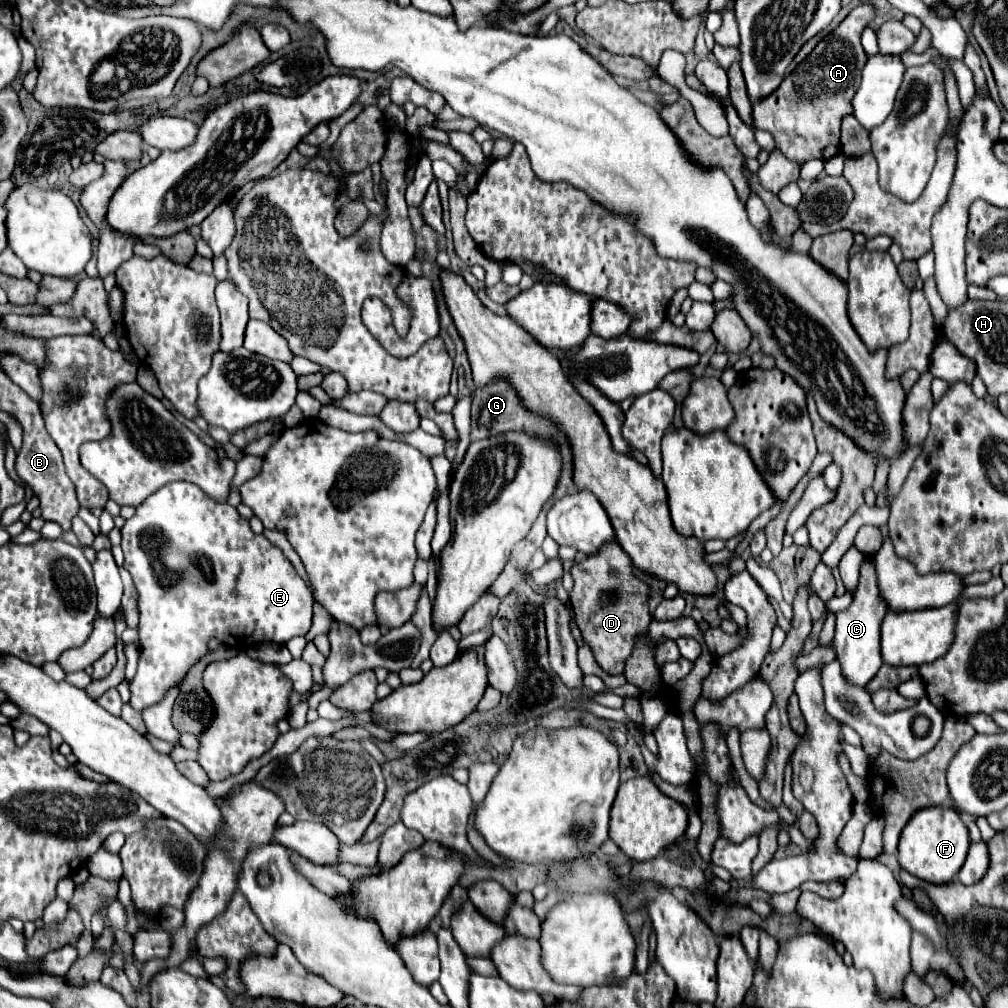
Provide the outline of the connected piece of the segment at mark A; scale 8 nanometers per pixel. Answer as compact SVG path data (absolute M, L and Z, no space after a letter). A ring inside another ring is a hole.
M858 5L830 35L826 35L816 49L794 69L792 75L788 75L782 85L766 99L762 99L760 103L754 105L754 123L756 129L764 129L768 133L772 133L776 147L792 161L804 165L806 161L812 159L832 159L832 151L834 155L840 153L840 123L846 115L852 115L852 95L858 91L860 87L860 75L866 63L866 53L860 45L860 33L862 29L874 19L874 9L870 5Z

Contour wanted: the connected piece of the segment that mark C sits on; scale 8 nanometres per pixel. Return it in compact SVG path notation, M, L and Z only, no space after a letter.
M866 557L860 567L860 585L854 593L854 601L848 609L836 613L836 637L832 647L836 649L838 661L842 665L844 677L854 685L866 685L880 669L880 623L888 611L884 599L880 599L880 589L876 583L874 557Z

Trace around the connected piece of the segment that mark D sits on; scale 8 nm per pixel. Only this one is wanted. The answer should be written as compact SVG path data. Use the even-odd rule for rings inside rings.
M608 543L608 547L602 547L596 551L596 555L590 555L584 561L574 563L570 569L574 577L574 589L570 593L570 601L574 607L574 615L584 639L584 645L590 647L596 663L610 675L622 675L626 659L632 653L634 637L644 633L650 625L648 615L648 587L640 579L632 575L632 561L628 555L614 543ZM616 589L618 601L616 603L604 603L604 591Z

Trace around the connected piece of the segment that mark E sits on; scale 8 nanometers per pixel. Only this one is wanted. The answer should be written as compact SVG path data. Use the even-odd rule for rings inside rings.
M178 481L178 483L168 483L164 485L160 491L156 491L154 495L150 495L138 509L136 509L136 515L132 519L126 521L126 525L122 527L122 551L124 551L124 569L132 575L134 579L134 585L138 589L138 611L140 611L140 625L138 625L138 631L140 631L140 659L138 659L138 673L134 675L134 679L130 681L130 705L142 713L144 709L160 703L160 699L164 699L164 695L168 693L168 689L176 687L184 675L188 673L188 669L198 663L204 655L206 655L206 643L210 639L220 639L224 645L228 647L236 647L236 635L238 635L238 649L248 649L250 645L256 645L256 643L286 643L290 641L292 637L298 637L298 635L306 635L312 627L312 605L314 605L314 597L312 593L308 591L306 583L302 581L302 577L296 573L296 569L292 567L292 563L284 557L284 553L274 547L264 535L256 535L252 533L250 525L246 519L242 519L238 515L238 511L234 507L230 507L228 503L216 503L212 501L210 497L206 497L196 485L192 483L186 483L186 481ZM170 573L176 573L180 575L180 579L176 583L168 583L164 585L160 581L162 575L170 575Z

